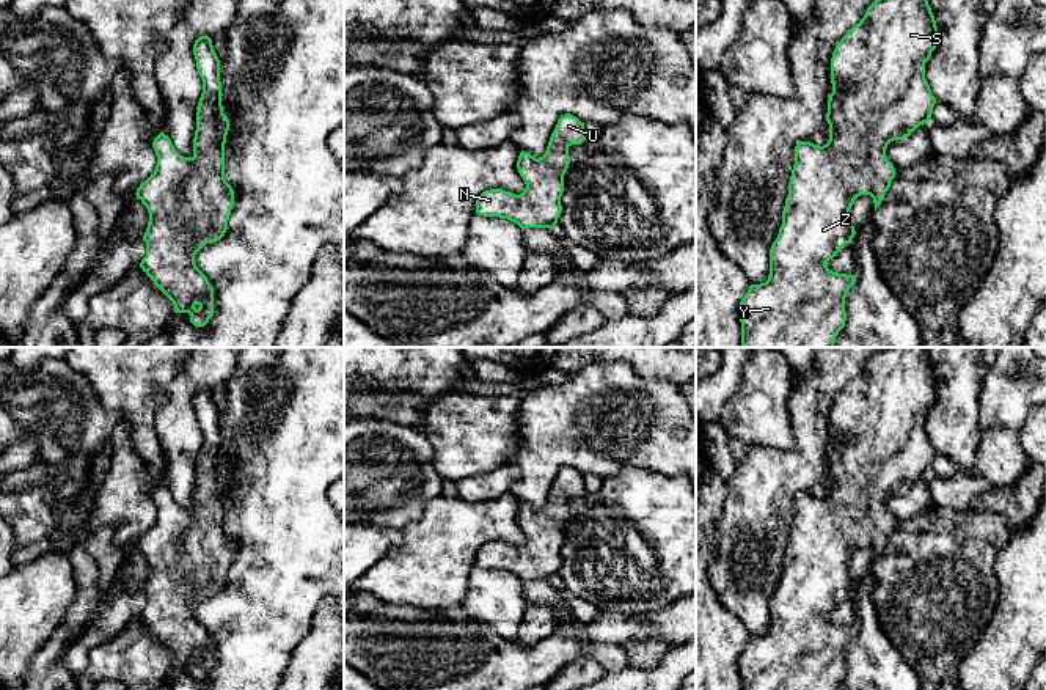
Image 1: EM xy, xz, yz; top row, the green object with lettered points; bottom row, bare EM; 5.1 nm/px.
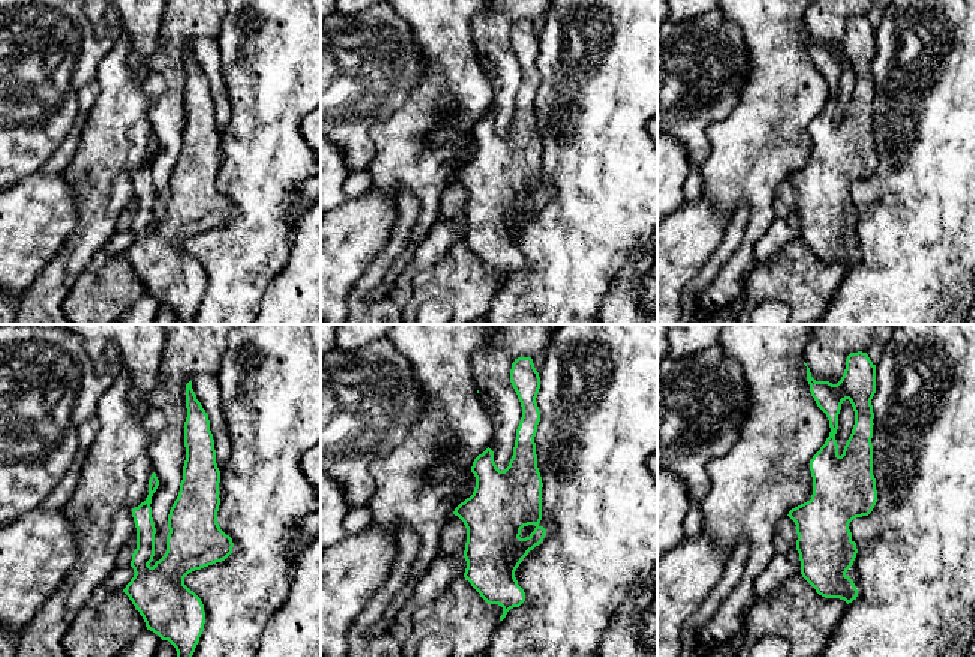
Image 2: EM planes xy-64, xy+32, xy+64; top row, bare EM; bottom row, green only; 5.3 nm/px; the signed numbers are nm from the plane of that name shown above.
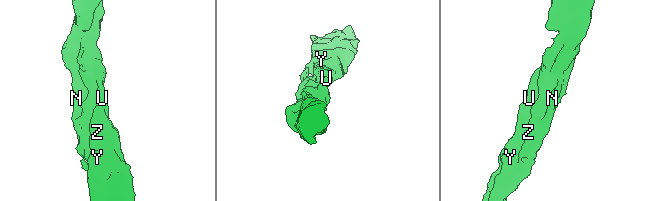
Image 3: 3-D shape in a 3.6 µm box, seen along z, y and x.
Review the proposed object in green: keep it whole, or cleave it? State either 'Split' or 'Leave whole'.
Leave whole

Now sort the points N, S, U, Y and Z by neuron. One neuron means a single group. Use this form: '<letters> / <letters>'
N S U Y Z

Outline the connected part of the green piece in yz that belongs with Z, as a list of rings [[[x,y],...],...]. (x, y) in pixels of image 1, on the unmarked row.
[[[891,347],[876,351],[865,363],[859,376],[856,376],[836,398],[831,410],[831,435],[832,445],[828,451],[826,473],[829,476],[829,492],[818,498],[810,494],[798,494],[795,498],[795,517],[788,534],[788,547],[782,563],[782,577],[779,586],[770,602],[770,627],[765,635],[751,637],[738,657],[738,671],[741,674],[741,690],[836,690],[845,679],[845,649],[856,633],[856,627],[837,626],[828,621],[828,613],[832,611],[845,596],[850,596],[856,583],[850,572],[850,561],[854,552],[861,547],[870,547],[875,555],[875,563],[884,552],[886,544],[895,530],[895,520],[886,509],[886,500],[894,492],[908,490],[920,476],[928,475],[936,456],[930,437],[925,431],[925,415],[938,398],[938,379],[927,347]]]

